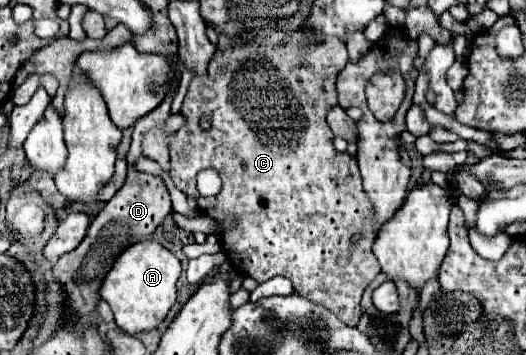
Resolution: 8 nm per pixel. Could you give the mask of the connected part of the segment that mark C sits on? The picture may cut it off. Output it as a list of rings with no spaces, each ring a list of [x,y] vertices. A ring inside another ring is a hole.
[[[279,28],[249,44],[225,52],[217,50],[207,66],[207,78],[193,78],[183,100],[181,114],[185,126],[171,140],[169,172],[181,192],[197,198],[203,214],[215,220],[237,216],[237,226],[221,234],[221,244],[239,274],[251,276],[259,284],[275,276],[285,276],[293,282],[297,294],[323,304],[347,326],[356,327],[361,318],[363,292],[381,272],[381,266],[372,252],[376,237],[374,207],[367,202],[367,194],[363,194],[357,158],[333,148],[335,134],[325,120],[327,110],[337,106],[335,80],[349,60],[347,48],[339,38],[323,40],[307,42],[303,28]],[[201,116],[211,118],[211,130],[205,132],[199,128]],[[203,168],[215,168],[221,174],[223,188],[217,196],[199,196],[195,176]],[[355,230],[363,230],[363,238],[351,246]]]

